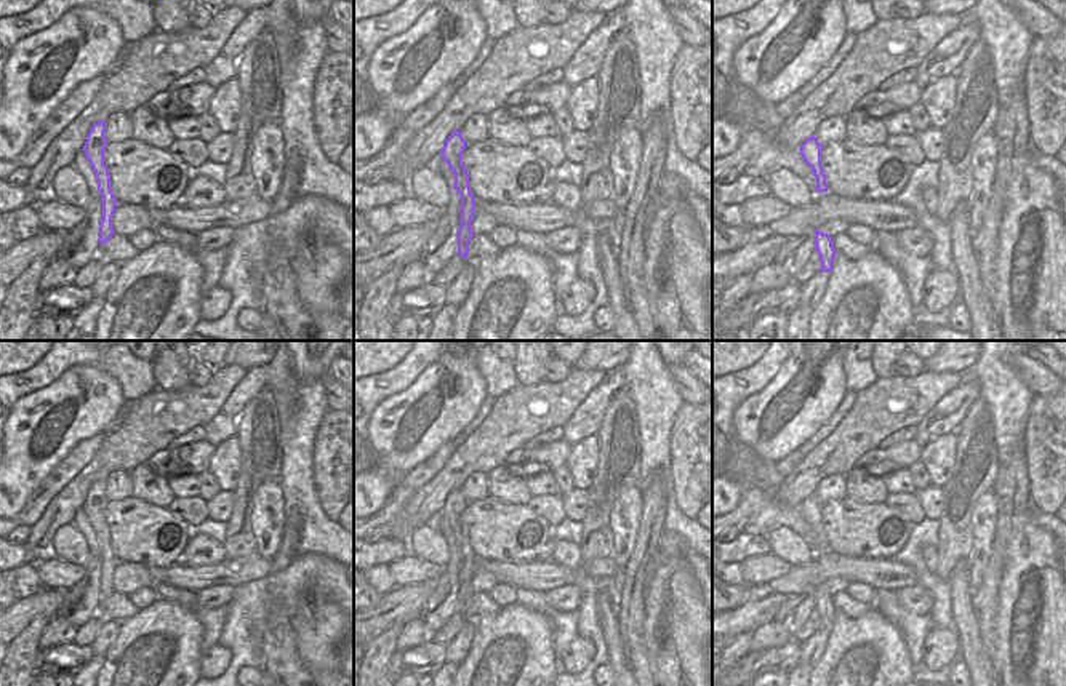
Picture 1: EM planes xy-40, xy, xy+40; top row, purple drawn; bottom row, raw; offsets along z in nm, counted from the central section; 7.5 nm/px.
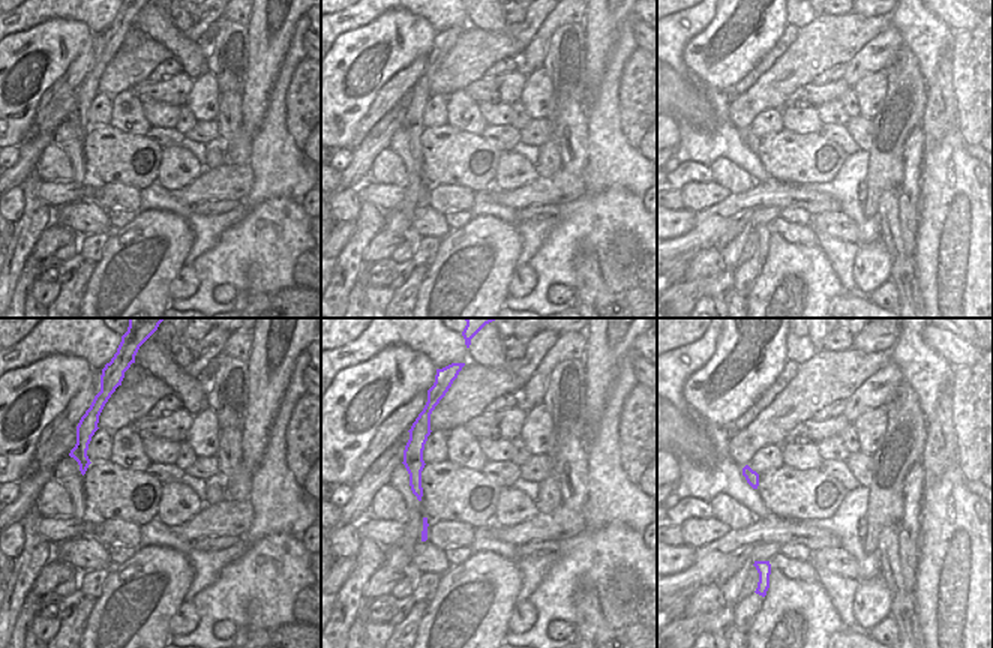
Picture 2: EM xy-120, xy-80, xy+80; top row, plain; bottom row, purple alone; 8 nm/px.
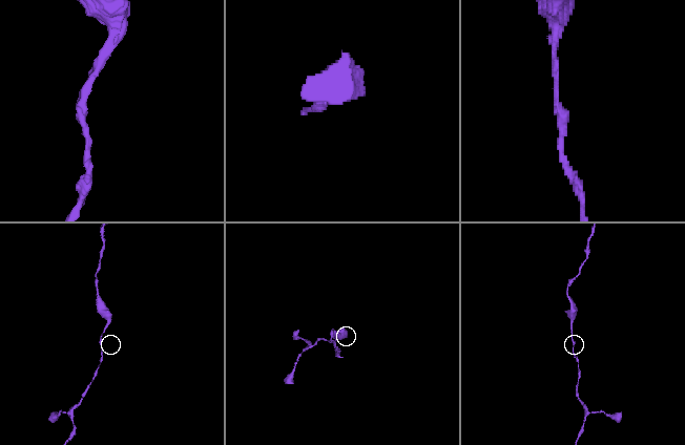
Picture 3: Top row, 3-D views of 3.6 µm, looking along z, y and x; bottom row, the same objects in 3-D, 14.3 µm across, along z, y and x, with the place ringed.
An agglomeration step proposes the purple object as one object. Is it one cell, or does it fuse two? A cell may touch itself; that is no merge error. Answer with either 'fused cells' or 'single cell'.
single cell

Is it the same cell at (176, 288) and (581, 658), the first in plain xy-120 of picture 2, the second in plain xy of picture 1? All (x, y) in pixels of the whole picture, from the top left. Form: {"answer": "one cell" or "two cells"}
{"answer": "one cell"}

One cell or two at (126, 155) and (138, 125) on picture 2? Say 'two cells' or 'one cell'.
two cells

